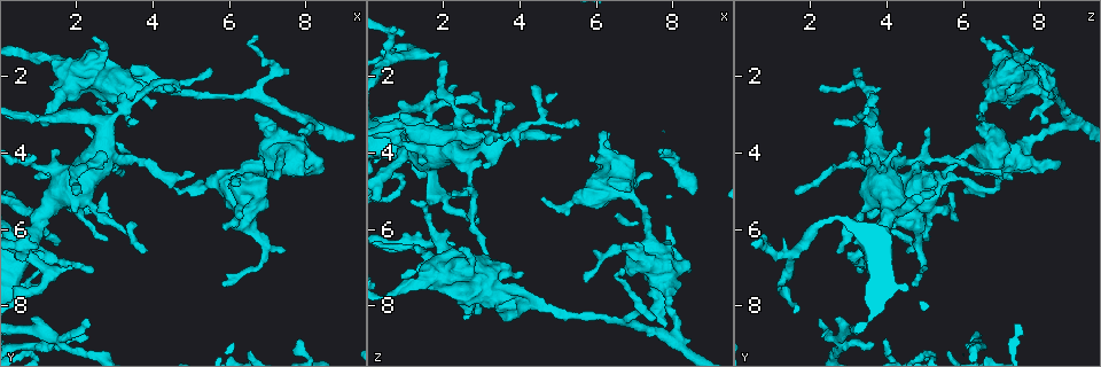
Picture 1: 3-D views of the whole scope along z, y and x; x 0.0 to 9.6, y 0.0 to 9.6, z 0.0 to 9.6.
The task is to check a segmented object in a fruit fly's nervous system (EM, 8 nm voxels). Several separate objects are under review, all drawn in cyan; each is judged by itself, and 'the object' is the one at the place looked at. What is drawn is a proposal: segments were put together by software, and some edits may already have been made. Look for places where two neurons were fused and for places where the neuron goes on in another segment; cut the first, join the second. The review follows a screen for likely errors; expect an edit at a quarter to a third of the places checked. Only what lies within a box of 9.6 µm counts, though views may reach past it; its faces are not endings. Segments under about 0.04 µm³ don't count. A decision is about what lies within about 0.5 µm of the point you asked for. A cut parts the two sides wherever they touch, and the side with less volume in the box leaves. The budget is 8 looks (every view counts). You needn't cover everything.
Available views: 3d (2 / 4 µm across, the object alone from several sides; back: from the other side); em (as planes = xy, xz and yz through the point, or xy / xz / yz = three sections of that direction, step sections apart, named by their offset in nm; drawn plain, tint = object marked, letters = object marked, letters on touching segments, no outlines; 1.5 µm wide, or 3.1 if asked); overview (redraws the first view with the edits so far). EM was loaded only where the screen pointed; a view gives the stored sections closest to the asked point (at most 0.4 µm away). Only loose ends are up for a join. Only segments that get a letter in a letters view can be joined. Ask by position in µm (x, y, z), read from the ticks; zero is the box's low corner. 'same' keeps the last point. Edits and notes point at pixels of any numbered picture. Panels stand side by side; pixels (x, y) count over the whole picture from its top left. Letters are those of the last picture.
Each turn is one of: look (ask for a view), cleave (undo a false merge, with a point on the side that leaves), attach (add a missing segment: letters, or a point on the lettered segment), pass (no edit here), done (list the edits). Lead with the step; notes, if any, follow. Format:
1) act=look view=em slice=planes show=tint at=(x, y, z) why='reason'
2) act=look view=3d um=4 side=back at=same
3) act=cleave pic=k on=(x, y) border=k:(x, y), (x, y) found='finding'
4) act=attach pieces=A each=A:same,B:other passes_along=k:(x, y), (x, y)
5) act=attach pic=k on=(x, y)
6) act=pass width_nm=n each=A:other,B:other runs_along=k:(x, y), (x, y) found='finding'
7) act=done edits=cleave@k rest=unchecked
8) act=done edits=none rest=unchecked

act=look view=em slice=planes show=letters at=(7.40, 6.55, 4.60) why='branch stops here'

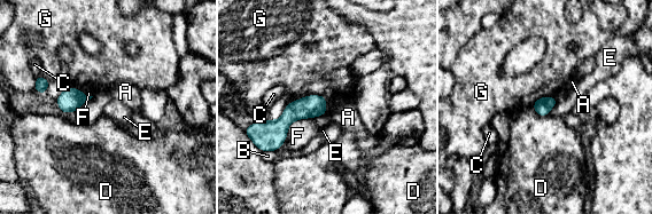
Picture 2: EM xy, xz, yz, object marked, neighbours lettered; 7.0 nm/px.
act=pass each=A:other,B:other,C:other,D:other,E:other,F:other,G:other border=2:(557, 101), (549, 113) found='no lettered segment goes on from it'

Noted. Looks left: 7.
act=look view=em slice=planes show=letters at=(2.90, 5.80, 5.80) why='an open end'

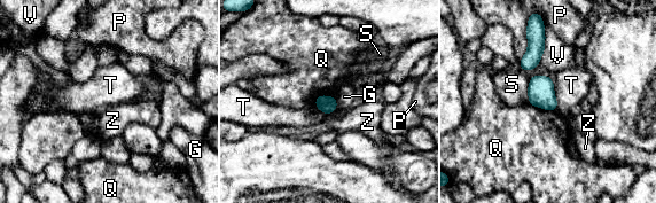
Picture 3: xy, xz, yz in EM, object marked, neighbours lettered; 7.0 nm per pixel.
act=pass each=G:other,P:other,Q:other,S:other,T:other,V:other,Z:other border=3:(528, 102), (556, 111) found='none of them fits'

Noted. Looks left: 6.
act=look view=em slice=planes show=letters at=(3.50, 5.75, 2.95)

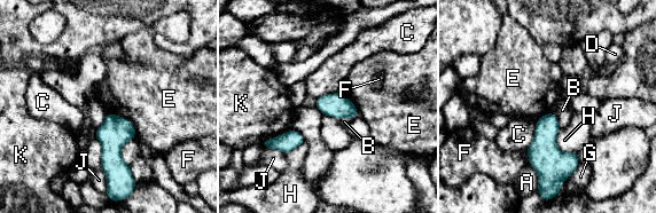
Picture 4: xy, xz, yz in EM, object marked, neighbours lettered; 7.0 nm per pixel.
act=pass each=A:other,B:other,C:other,D:other,E:other,F:other,G:other,H:other,J:other,K:other border=4:(107, 112), (126, 118), (137, 135) found='none of them fits'

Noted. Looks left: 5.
act=look view=em slice=planes show=letters at=(2.40, 7.10, 3.25) why='branch stops here'

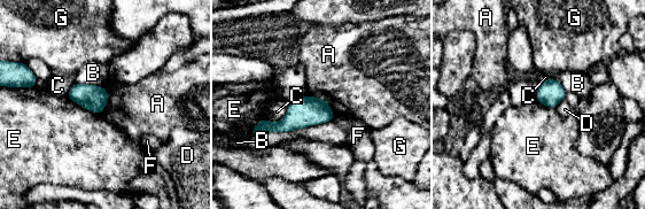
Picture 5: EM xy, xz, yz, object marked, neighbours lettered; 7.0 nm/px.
act=pass longest_contact=E:280nm each=A:other,B:other,C:other,D:other,E:other,F:other,G:other found='none of them fits'

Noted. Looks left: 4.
act=done edits=none rest=unchecked

